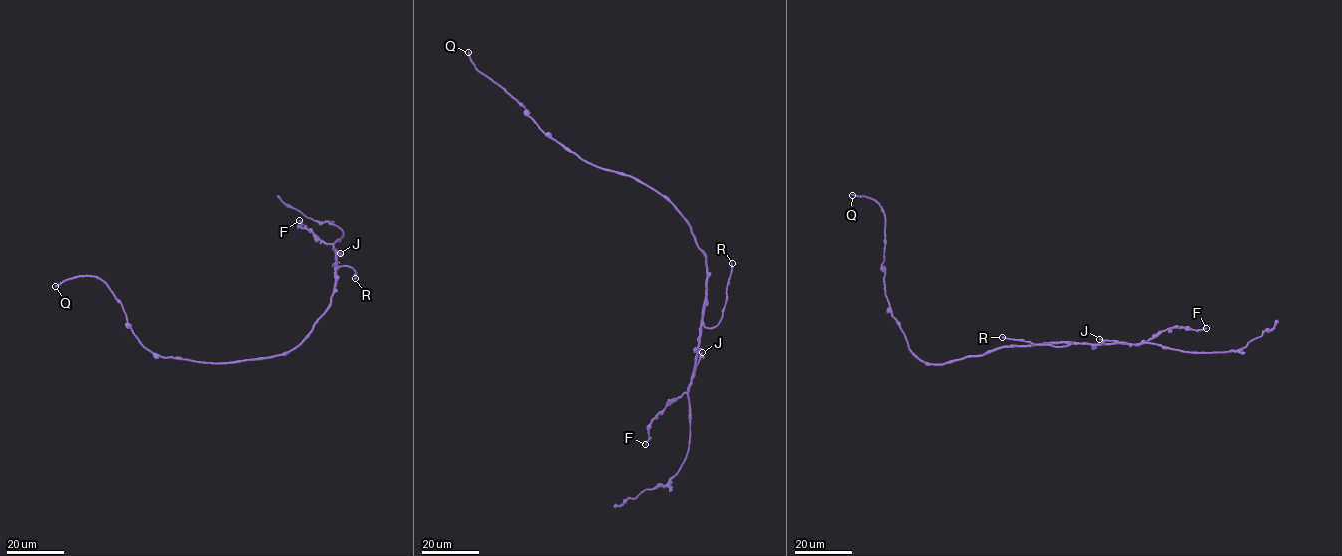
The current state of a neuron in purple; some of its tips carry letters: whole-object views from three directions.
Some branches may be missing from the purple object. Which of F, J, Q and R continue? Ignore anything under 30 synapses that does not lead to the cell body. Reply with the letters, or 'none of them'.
R

